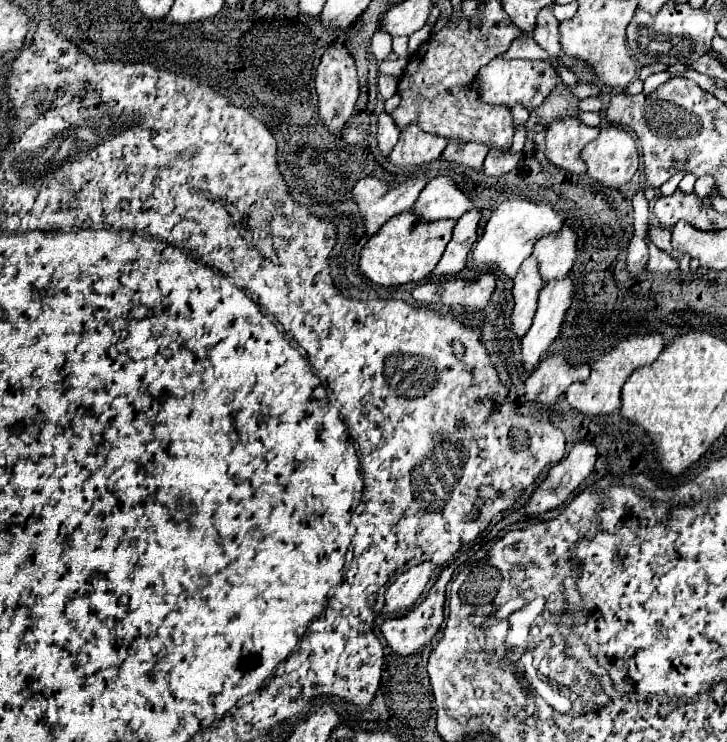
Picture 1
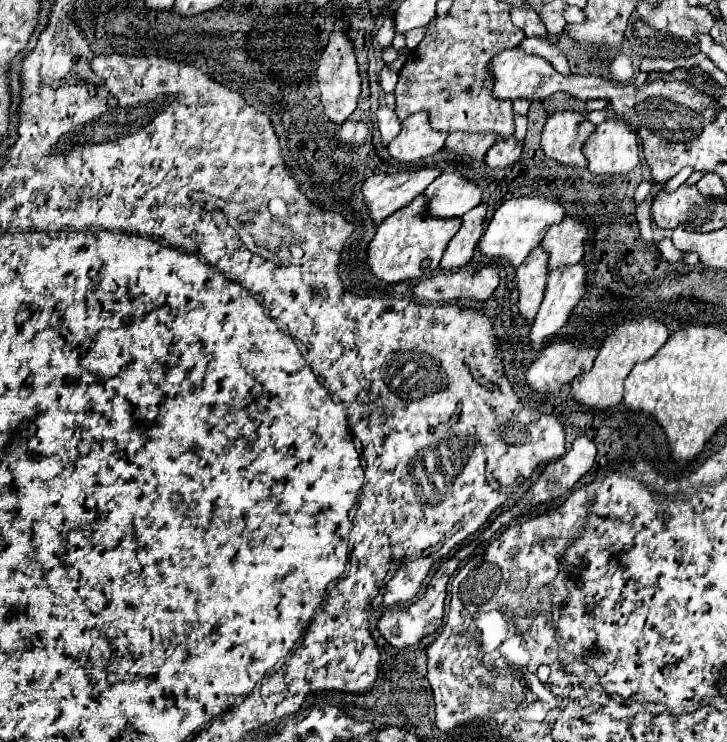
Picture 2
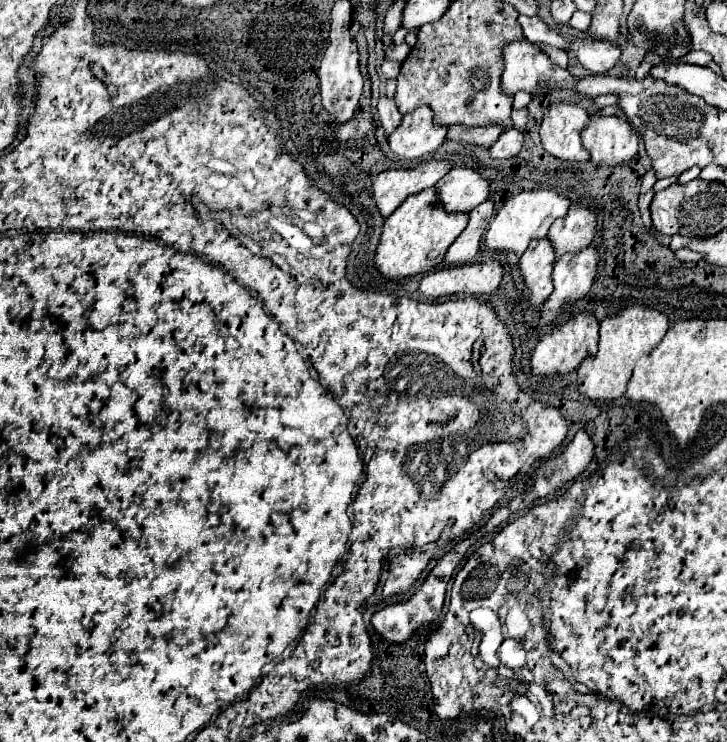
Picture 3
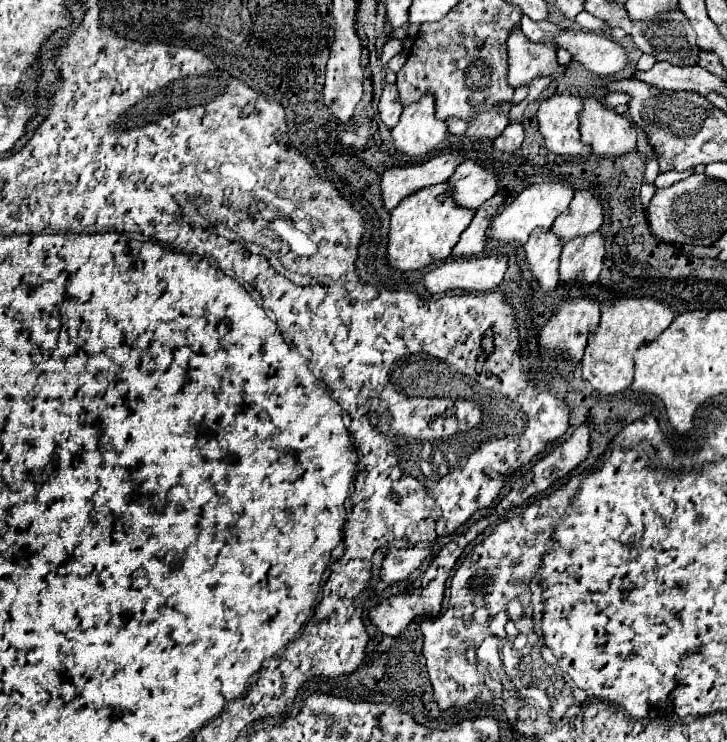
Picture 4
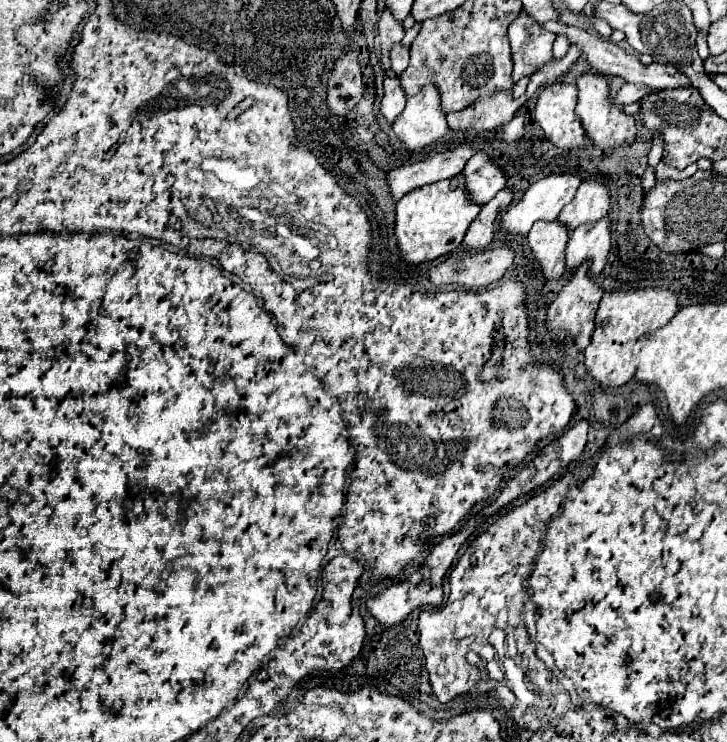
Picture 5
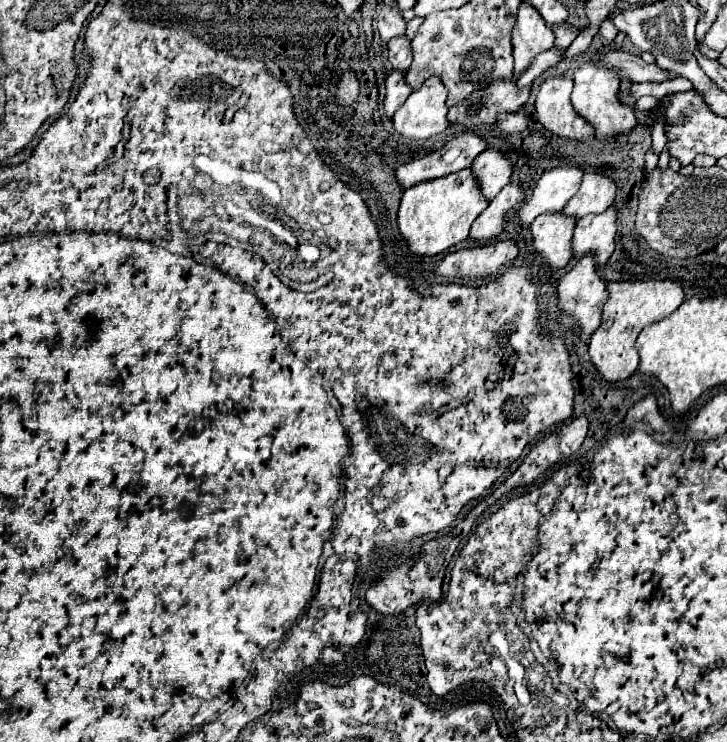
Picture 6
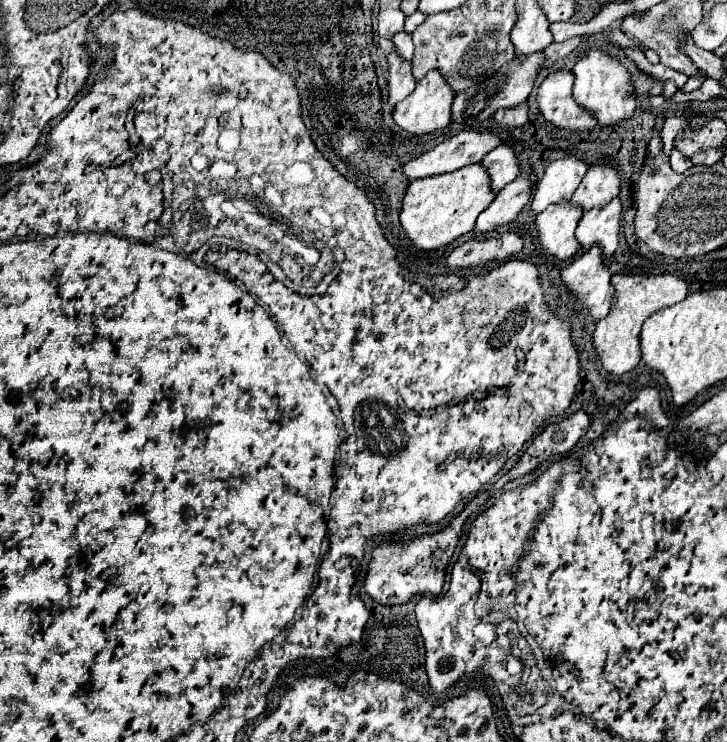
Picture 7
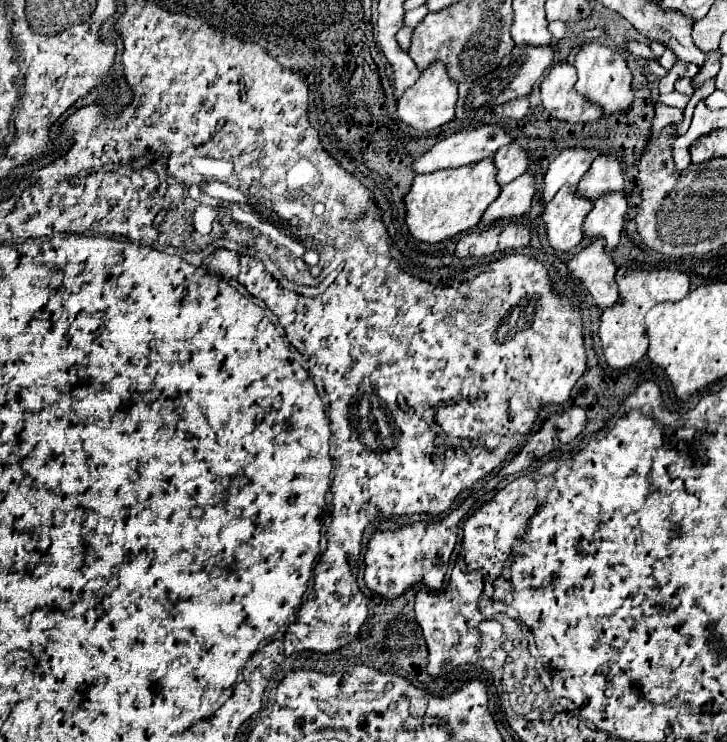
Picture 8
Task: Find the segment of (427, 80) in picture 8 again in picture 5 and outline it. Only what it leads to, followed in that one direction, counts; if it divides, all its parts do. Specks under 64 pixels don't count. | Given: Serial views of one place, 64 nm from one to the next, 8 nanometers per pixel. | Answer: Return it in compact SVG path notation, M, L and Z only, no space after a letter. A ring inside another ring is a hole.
M428 84L416 96L408 98L392 130L410 152L422 152L422 148L440 140L448 132L448 126L446 114L440 110L438 90Z

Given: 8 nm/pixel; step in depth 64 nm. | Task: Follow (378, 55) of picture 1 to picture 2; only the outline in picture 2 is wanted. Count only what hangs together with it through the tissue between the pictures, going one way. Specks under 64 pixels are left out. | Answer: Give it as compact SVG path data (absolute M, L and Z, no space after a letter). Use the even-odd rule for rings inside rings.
M386 18L382 28L376 32L374 36L374 42L380 46L380 50L384 52L390 44L392 44L392 38L394 38L394 26L392 26L392 18Z

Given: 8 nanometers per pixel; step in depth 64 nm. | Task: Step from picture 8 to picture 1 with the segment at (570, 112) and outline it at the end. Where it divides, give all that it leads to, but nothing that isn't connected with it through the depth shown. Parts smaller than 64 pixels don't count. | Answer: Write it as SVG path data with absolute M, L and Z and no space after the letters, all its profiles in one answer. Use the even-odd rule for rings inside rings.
M578 118L552 122L546 130L546 158L568 174L586 174L586 164L580 158L582 148L596 140L600 128L584 126Z

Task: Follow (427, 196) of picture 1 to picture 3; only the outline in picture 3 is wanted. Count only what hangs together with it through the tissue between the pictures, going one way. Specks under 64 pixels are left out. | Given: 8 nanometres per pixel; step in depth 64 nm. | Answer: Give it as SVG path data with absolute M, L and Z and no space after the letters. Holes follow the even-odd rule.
M452 168L436 184L438 202L446 212L464 214L482 204L488 194L488 182L472 168Z

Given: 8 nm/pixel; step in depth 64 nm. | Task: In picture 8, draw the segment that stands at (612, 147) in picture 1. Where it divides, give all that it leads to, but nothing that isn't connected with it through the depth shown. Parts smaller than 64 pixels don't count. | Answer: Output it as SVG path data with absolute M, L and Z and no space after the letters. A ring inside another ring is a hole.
M588 42L582 46L582 50L576 56L576 92L584 96L590 104L596 104L602 108L602 116L612 116L616 112L628 112L634 102L634 90L632 90L632 74L624 62L624 58L598 42Z

